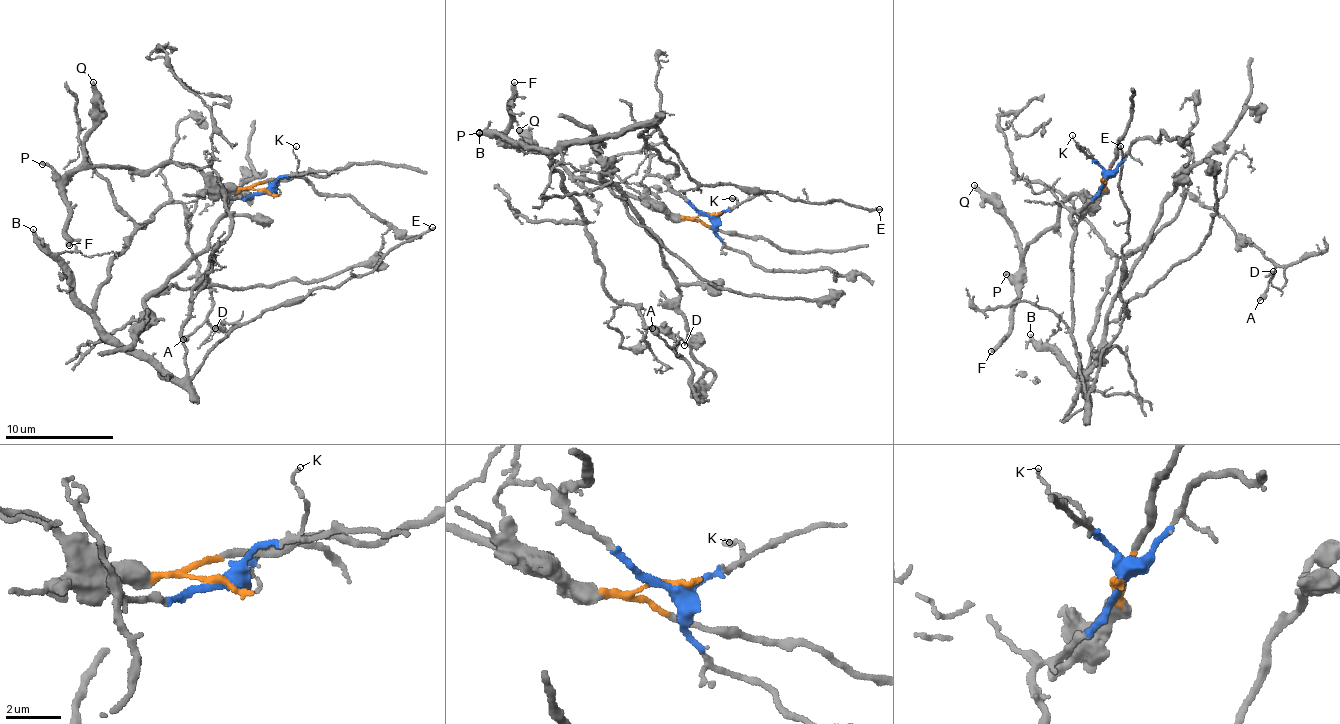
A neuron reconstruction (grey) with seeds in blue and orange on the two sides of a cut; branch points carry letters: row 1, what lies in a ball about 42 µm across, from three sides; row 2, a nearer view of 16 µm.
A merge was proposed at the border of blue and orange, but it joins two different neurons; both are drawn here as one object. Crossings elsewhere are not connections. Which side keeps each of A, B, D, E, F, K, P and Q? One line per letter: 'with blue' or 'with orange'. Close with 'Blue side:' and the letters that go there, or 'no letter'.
A: with blue
B: with blue
D: with blue
E: with blue
F: with orange
K: with blue
P: with orange
Q: with orange
Blue side: A, B, D, E, K

